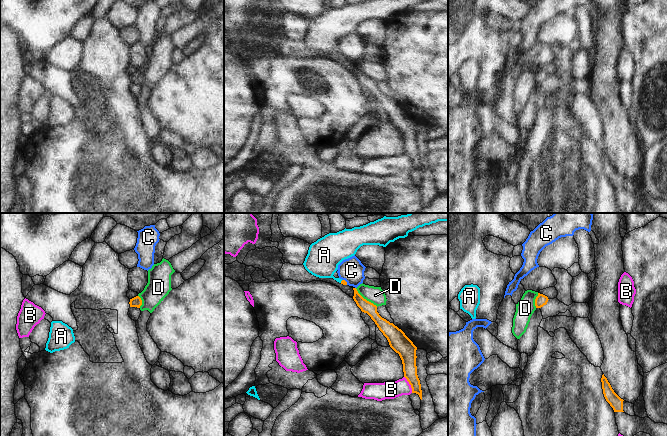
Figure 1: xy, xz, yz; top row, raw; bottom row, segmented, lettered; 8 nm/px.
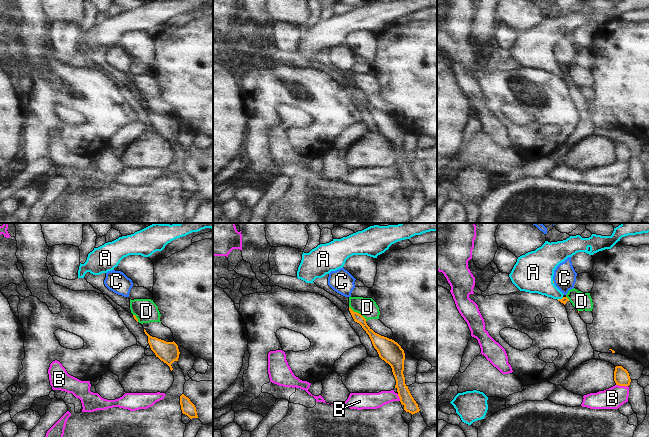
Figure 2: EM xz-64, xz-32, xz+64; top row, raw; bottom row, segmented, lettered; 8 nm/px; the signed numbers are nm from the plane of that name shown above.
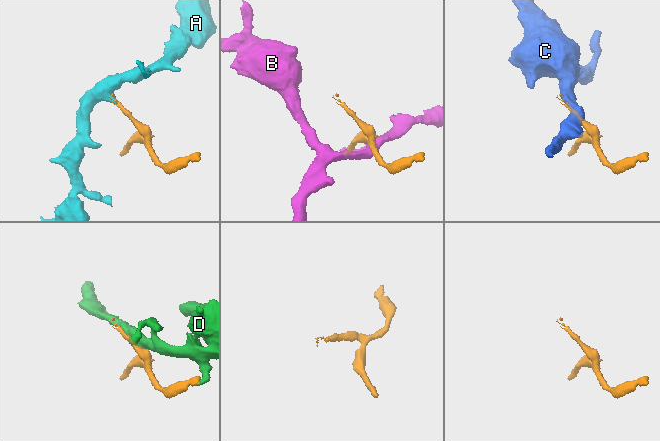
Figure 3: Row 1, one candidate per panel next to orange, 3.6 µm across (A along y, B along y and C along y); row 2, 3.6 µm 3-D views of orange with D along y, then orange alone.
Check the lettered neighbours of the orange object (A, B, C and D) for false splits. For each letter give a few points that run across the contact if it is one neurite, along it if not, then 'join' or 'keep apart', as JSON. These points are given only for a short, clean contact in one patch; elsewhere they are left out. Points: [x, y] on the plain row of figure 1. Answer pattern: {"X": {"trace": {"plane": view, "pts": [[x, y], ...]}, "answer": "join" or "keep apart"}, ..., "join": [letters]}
{"A": {"trace": {"plane": "xz", "pts": [[343, 58], [341, 57], [326, 46], [324, 31]]}, "answer": "join"}, "B": {"answer": "keep apart"}, "C": {"trace": {"plane": "xz", "pts": [[342, 55], [347, 60]]}, "answer": "keep apart"}, "D": {"trace": {"plane": "xz", "pts": [[355, 64], [364, 74], [377, 82]]}, "answer": "keep apart"}, "join": ["A"]}

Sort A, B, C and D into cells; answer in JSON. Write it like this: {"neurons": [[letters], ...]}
{"neurons": [["A"], ["B"], ["C"], ["D"]]}

